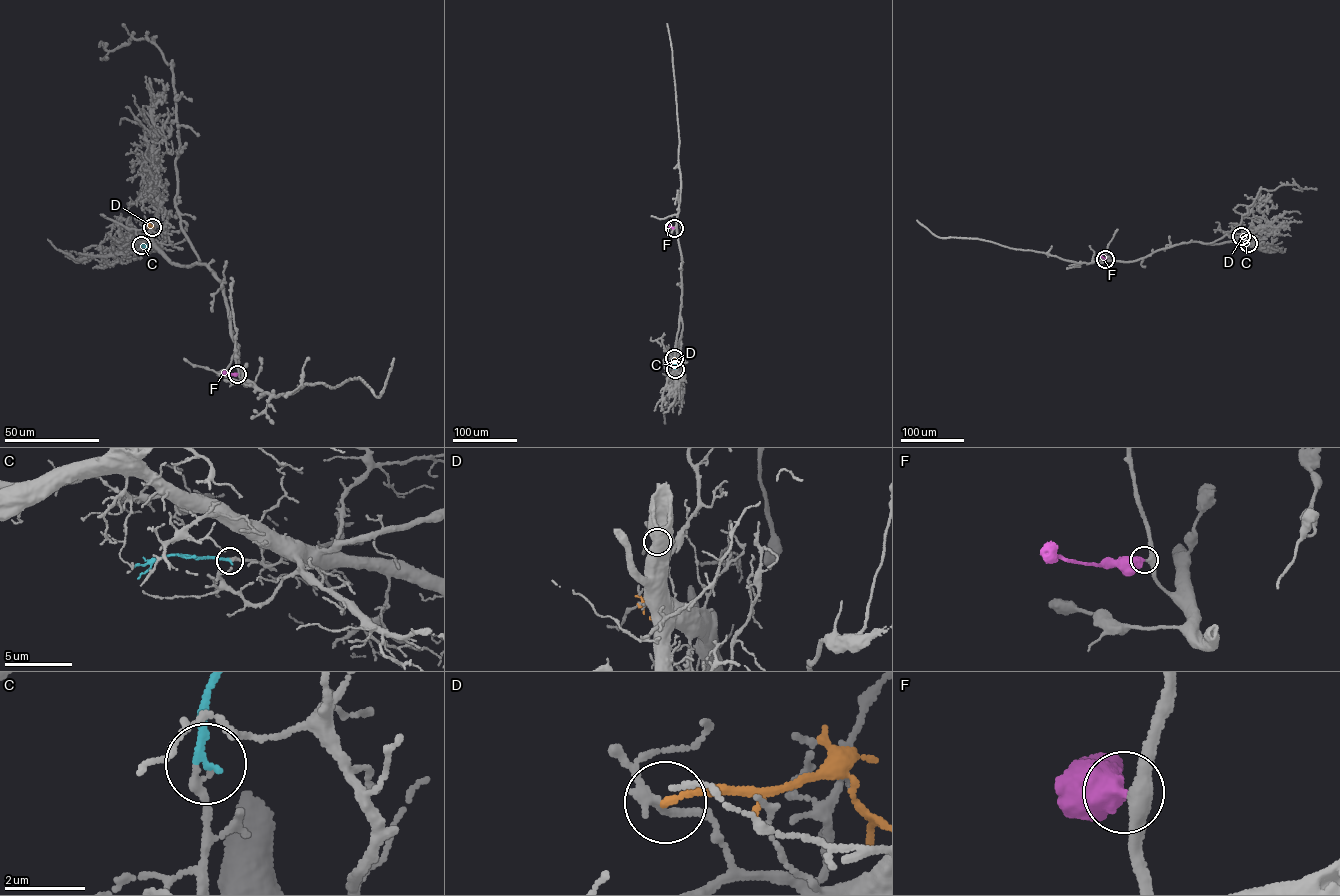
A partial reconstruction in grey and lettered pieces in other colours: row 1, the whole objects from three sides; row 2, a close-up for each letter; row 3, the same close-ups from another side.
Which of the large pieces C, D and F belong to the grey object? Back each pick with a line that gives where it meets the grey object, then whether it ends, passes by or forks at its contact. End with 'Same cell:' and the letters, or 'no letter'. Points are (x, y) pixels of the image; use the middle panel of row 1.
C: contact (675, 369); it ends
F: contact (674, 228); it ends
Same cell: C, F

